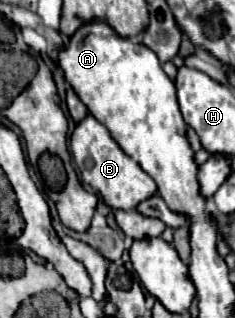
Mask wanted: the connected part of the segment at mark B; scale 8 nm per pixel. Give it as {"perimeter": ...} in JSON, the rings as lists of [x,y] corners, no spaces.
{"perimeter":[[[87,114],[73,130],[71,140],[69,140],[69,150],[75,160],[77,170],[81,180],[91,186],[95,192],[99,192],[105,200],[107,206],[111,208],[121,208],[121,210],[133,210],[137,208],[139,202],[147,200],[157,192],[157,184],[149,174],[141,170],[137,162],[133,162],[121,148],[119,144],[111,138],[109,130],[95,120],[91,114]]]}

